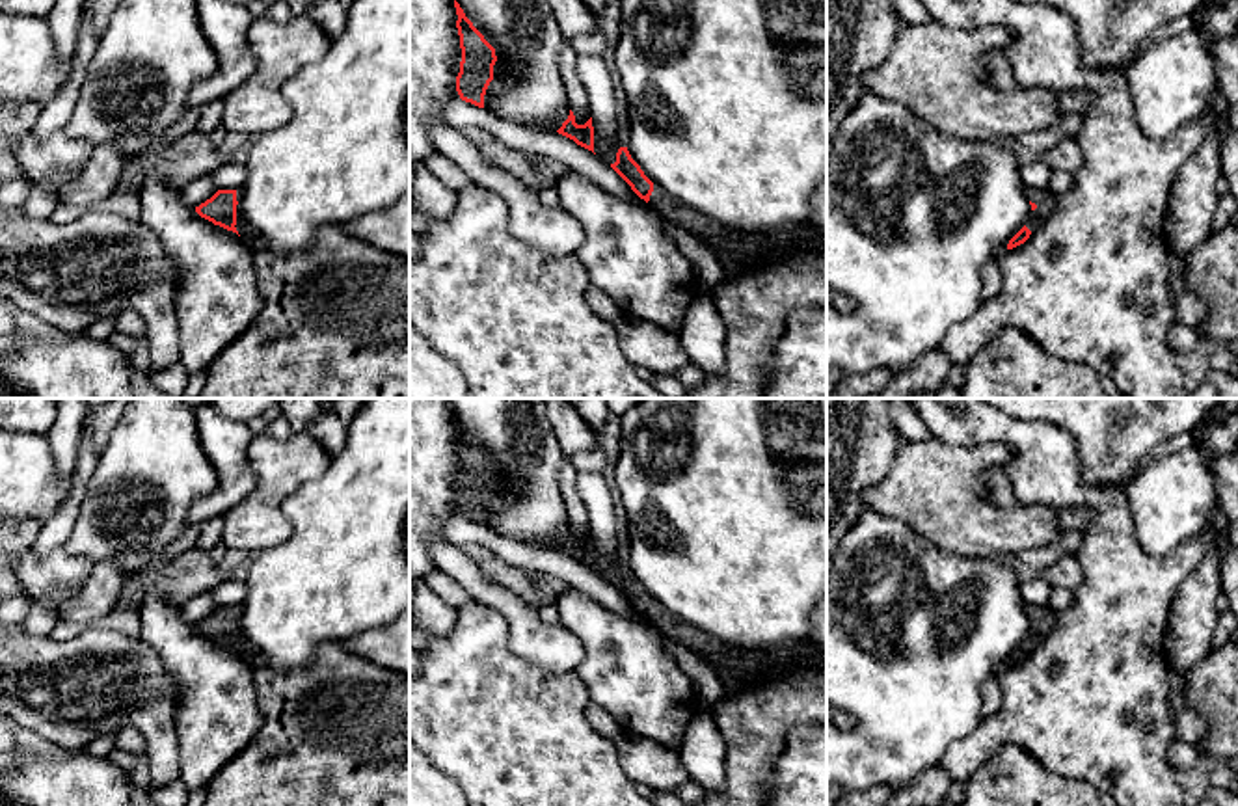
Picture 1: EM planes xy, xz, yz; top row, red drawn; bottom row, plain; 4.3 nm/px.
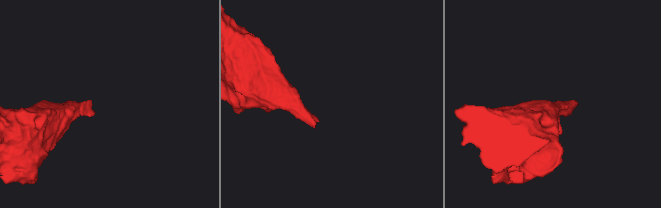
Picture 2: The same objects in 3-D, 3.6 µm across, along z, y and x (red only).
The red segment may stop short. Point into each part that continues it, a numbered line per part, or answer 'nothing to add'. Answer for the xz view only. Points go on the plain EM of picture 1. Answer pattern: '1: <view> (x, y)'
1: xz (736, 667)

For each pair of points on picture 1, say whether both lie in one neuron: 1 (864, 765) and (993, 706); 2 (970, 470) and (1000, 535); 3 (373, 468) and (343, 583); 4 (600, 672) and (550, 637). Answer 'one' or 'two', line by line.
1: two
2: one
3: one
4: two

